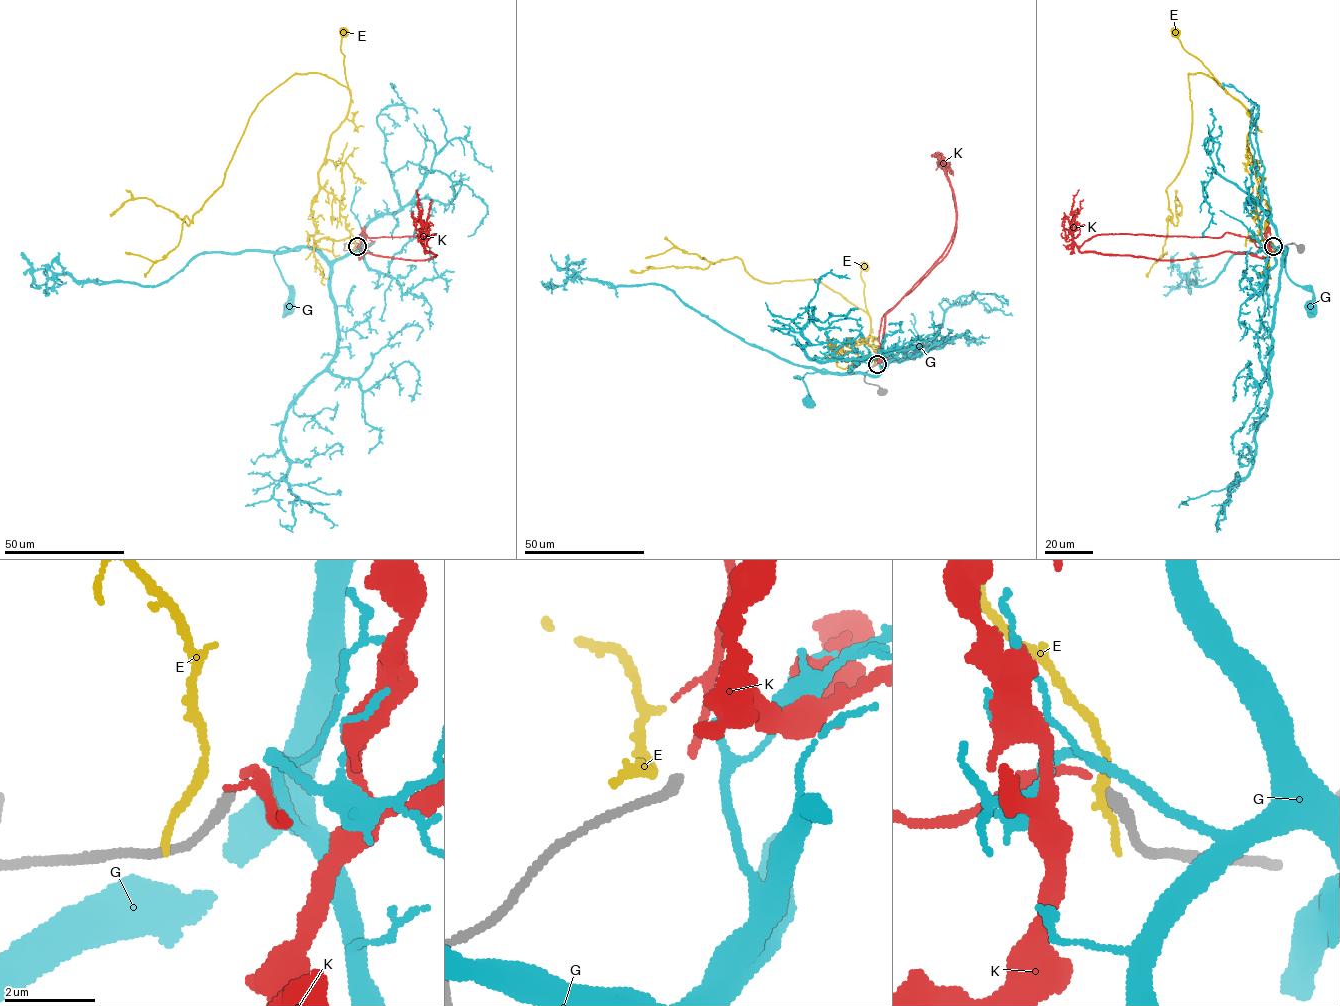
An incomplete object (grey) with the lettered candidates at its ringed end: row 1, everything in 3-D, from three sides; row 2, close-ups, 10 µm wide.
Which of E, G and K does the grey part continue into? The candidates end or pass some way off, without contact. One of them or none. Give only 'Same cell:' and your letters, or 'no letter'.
Same cell: K

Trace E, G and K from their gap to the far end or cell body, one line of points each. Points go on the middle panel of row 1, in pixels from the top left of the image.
E: (875, 364), (870, 355), (859, 360), (853, 350), (838, 347), (848, 338), (868, 340), (864, 266)
G: (879, 364), (880, 373), (877, 376), (819, 370), (799, 379), (794, 377), (799, 376), (806, 386), (809, 402)
K: (877, 363), (882, 317), (954, 238), (945, 170), (955, 231), (885, 315), (884, 360)

